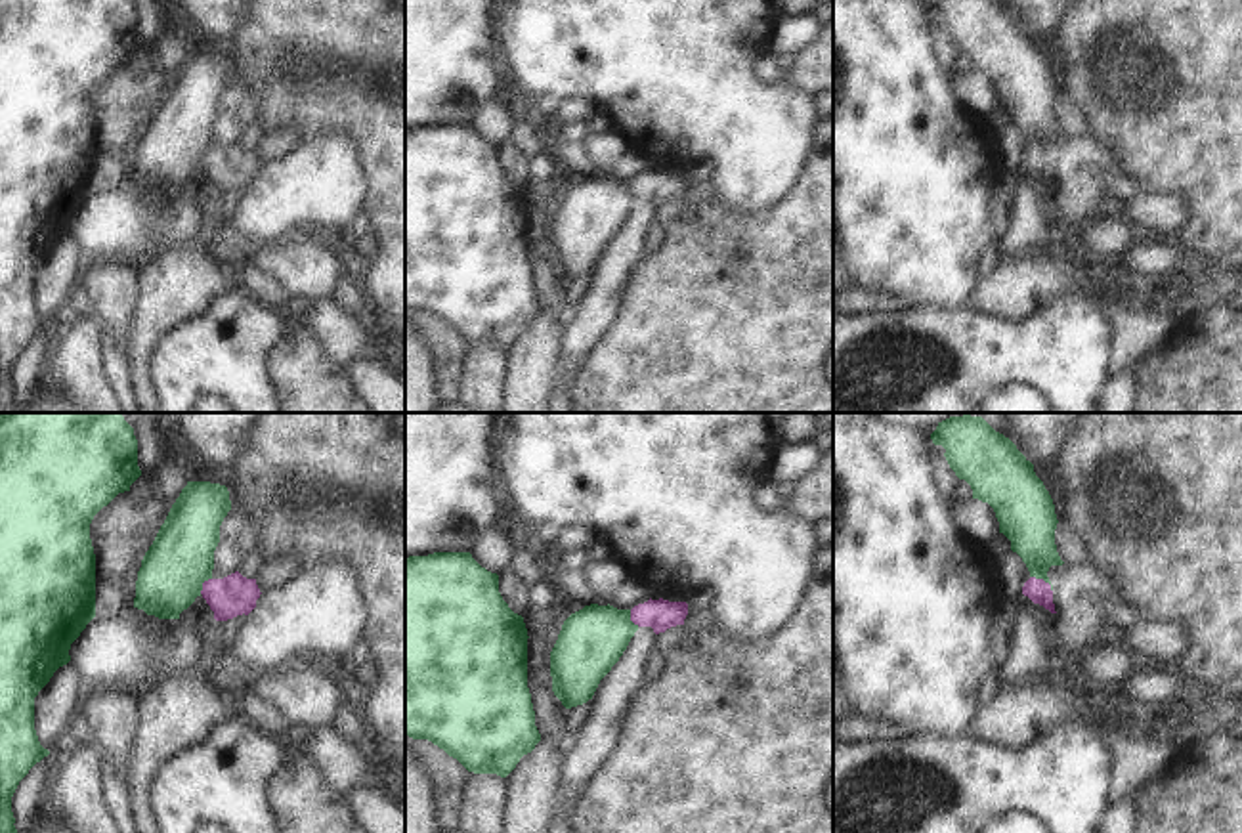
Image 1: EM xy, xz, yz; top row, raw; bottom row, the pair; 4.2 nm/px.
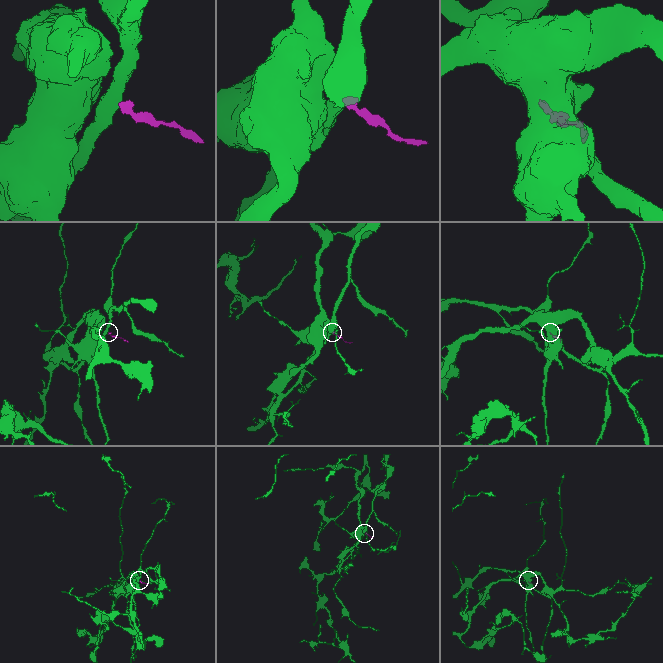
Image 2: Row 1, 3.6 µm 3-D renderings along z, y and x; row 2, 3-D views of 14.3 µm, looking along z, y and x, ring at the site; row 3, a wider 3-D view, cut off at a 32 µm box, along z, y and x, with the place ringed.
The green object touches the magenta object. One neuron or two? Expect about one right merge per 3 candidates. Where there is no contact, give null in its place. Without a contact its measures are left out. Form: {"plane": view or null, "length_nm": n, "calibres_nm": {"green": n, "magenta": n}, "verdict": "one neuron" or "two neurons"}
{"plane": "yz", "length_nm": 120, "calibres_nm": {"green": 220, "magenta": 100}, "verdict": "two neurons"}

